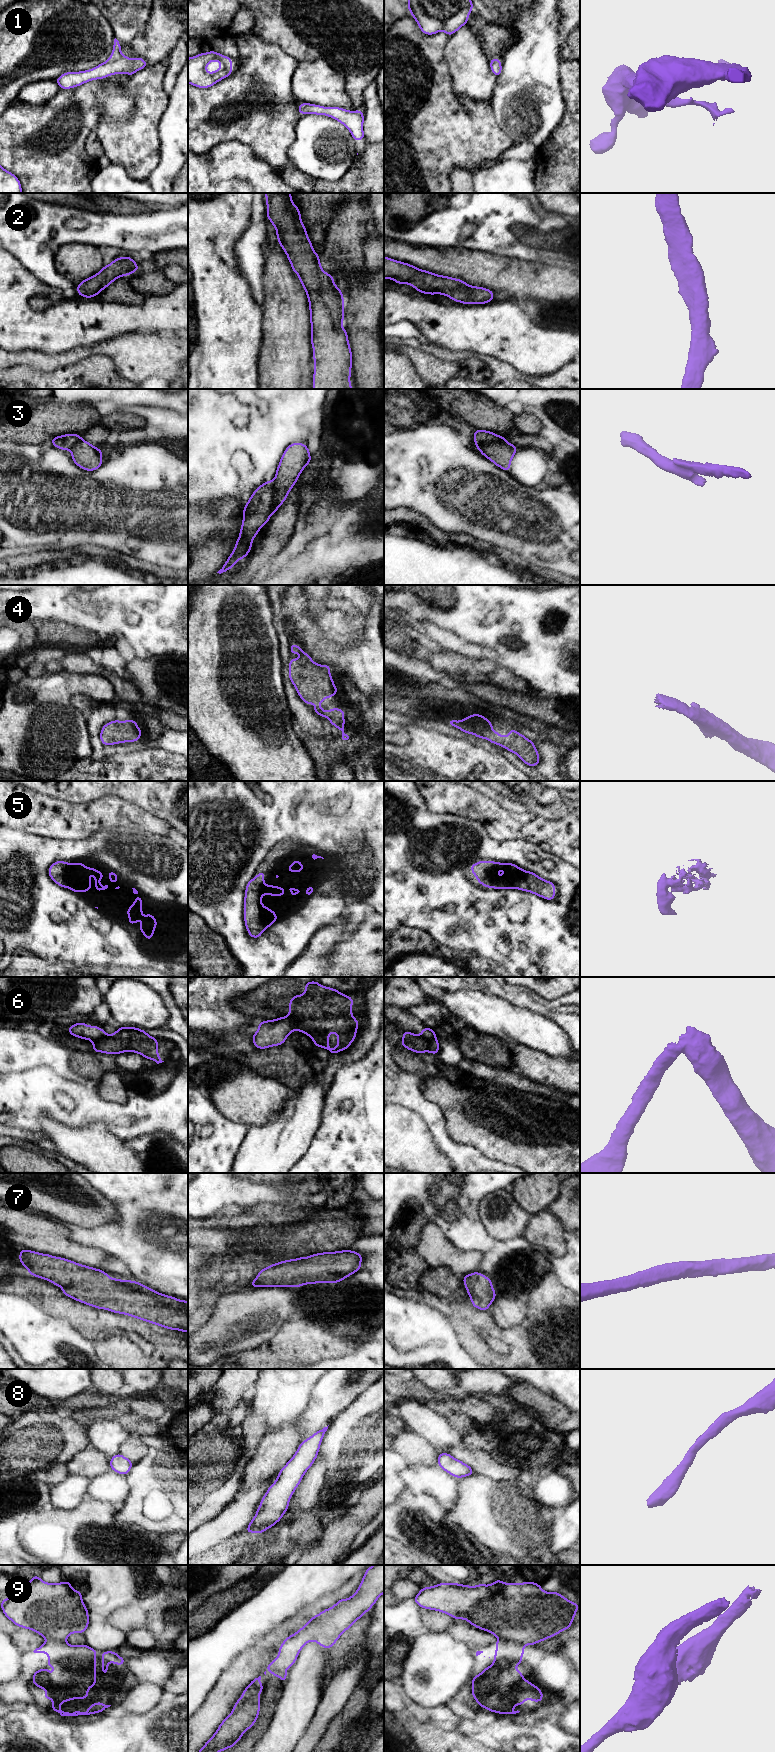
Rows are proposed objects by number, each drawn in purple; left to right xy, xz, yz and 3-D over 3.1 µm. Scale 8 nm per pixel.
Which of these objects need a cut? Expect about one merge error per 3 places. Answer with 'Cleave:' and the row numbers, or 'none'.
Cleave: 3, 6, 9

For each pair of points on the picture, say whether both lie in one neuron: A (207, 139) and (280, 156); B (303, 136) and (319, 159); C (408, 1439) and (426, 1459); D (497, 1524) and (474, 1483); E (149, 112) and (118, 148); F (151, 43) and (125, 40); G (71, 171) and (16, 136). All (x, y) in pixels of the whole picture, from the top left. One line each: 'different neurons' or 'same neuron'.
A: same neuron
B: same neuron
C: same neuron
D: same neuron
E: same neuron
F: different neurons
G: same neuron

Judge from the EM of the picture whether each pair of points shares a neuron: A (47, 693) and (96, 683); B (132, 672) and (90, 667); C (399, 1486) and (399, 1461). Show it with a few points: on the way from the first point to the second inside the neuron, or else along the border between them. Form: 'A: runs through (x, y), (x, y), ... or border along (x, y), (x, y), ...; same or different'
A: runs through (59, 687), (68, 684), (84, 684); same
B: border along (123, 676), (140, 692); different
C: runs through (395, 1480), (395, 1467); same

